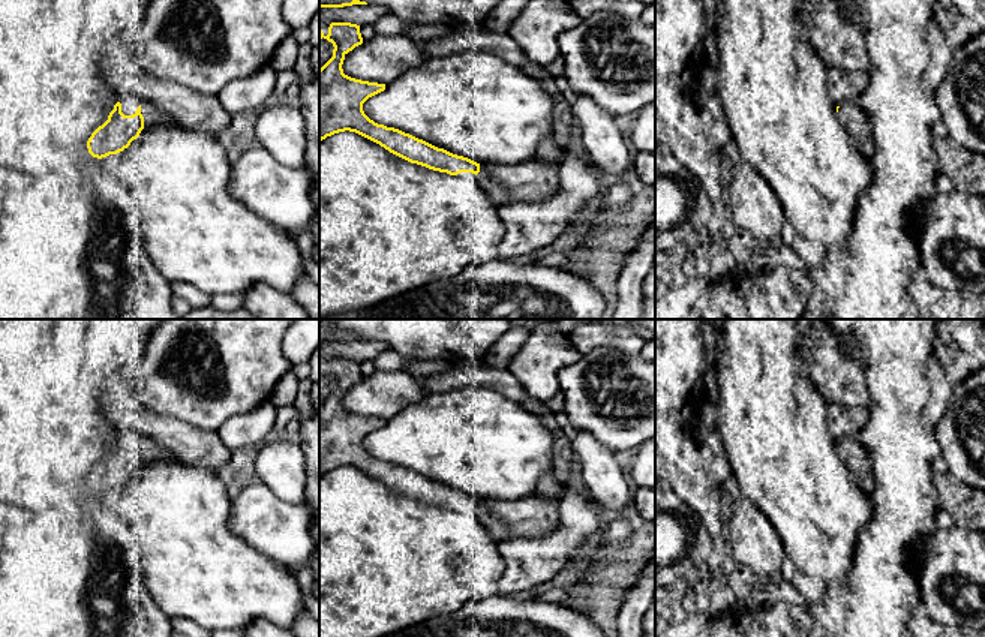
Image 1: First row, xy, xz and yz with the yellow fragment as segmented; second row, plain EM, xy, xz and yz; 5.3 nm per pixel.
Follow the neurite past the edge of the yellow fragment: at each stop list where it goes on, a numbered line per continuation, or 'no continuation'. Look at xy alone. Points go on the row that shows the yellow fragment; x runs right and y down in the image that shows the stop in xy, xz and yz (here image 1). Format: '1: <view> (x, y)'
1: xy (152, 114)

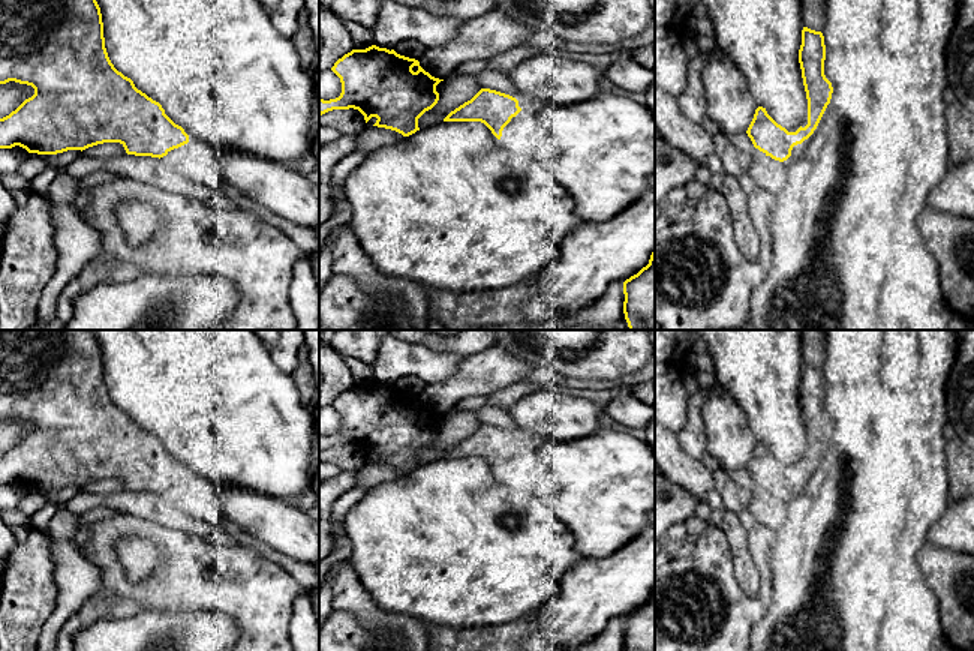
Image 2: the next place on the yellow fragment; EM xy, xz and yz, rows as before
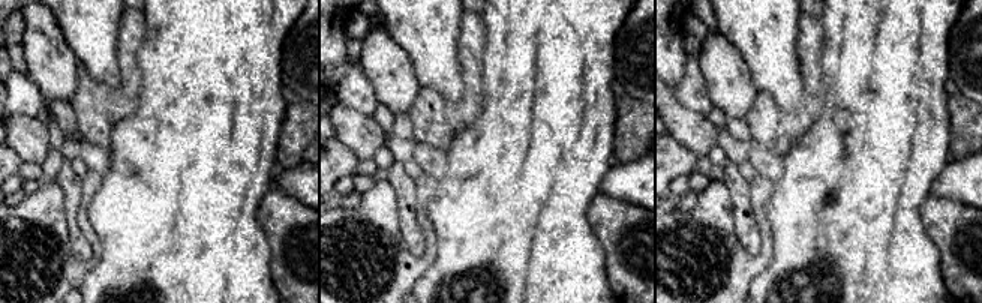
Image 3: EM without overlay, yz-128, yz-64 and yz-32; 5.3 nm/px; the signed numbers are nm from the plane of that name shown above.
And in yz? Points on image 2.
no continuation

